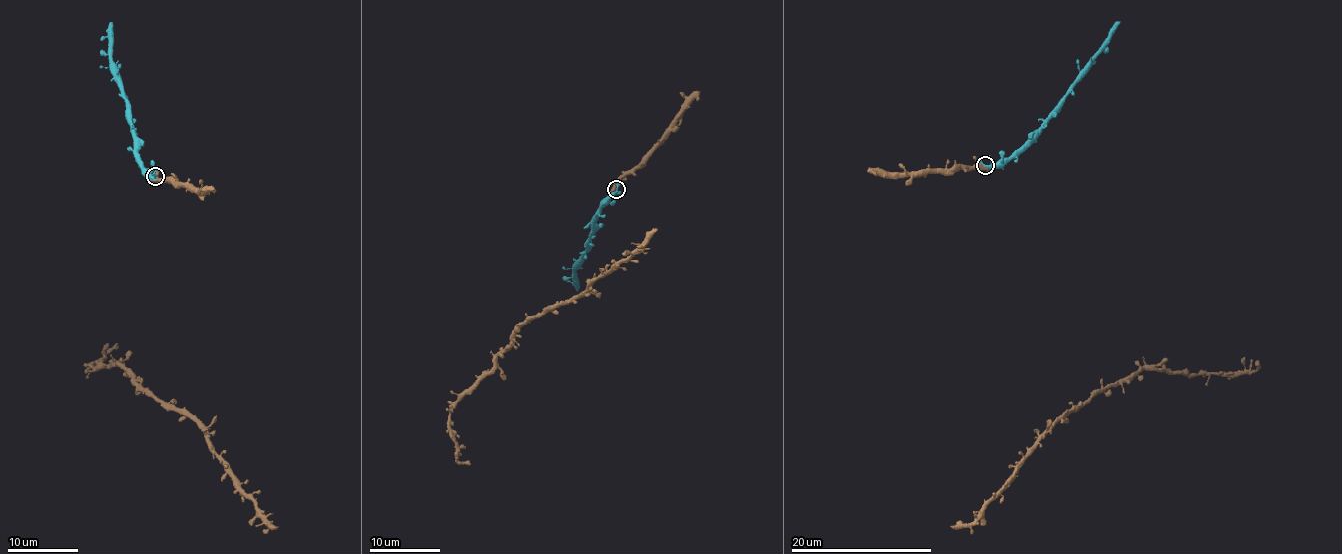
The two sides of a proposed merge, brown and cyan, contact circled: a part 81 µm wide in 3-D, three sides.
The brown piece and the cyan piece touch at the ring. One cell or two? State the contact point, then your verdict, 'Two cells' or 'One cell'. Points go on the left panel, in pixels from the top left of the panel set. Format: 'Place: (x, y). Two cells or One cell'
Place: (155, 176). One cell

